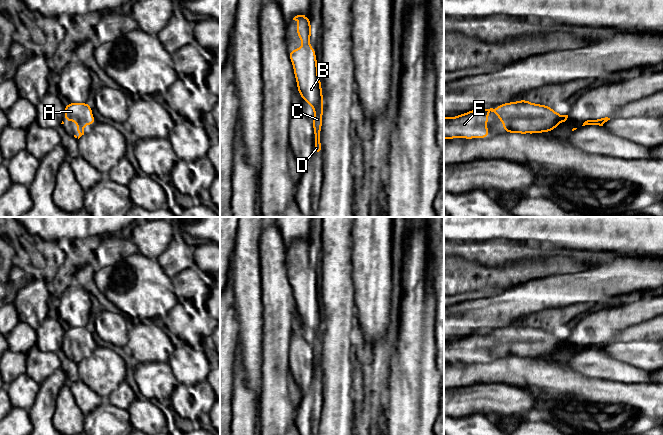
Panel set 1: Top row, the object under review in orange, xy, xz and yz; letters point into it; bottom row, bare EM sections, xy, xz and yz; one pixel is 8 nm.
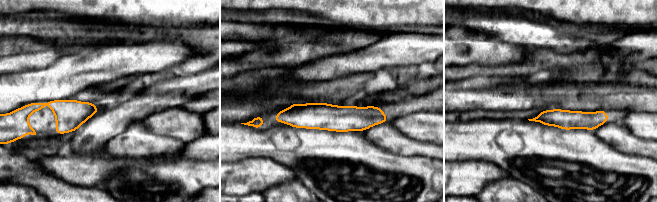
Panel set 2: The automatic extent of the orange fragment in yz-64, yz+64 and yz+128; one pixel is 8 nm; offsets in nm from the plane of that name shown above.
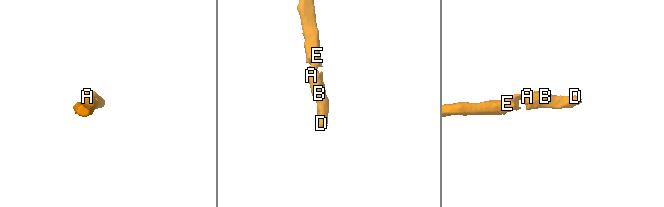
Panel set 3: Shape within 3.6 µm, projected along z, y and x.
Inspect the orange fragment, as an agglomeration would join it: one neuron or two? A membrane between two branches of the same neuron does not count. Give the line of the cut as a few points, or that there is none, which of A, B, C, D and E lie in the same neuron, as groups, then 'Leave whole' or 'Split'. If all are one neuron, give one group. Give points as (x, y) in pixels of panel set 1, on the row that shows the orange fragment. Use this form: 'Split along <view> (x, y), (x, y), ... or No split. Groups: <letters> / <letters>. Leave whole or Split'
No split. Groups: A B C D E. Leave whole

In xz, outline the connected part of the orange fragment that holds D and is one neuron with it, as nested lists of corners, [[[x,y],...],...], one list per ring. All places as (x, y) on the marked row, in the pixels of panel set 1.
[[[297,15],[293,20],[299,22],[296,32],[304,46],[298,47],[293,51],[288,50],[289,58],[293,64],[299,96],[314,110],[314,117],[311,120],[314,131],[314,152],[320,155],[322,154],[320,133],[324,103],[321,80],[318,75],[316,51],[308,40],[313,34],[310,28],[311,20],[305,15]]]

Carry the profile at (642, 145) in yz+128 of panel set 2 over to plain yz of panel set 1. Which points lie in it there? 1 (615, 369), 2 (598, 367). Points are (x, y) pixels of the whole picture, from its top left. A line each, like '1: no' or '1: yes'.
1: yes
2: yes

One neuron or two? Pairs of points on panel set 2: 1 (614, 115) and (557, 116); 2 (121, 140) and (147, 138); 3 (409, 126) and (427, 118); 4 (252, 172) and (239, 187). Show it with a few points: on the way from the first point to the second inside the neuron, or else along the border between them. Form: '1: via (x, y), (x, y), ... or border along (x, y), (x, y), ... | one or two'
1: via (600, 117), (596, 119), (571, 119) | one
2: via (127, 140), (141, 140) | one
3: via (413, 125), (420, 125), (423, 122) | one
4: via (249, 176), (246, 183), (243, 184) | one

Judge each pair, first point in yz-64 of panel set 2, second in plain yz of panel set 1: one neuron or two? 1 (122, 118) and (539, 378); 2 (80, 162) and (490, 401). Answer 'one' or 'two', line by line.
1: two
2: one

